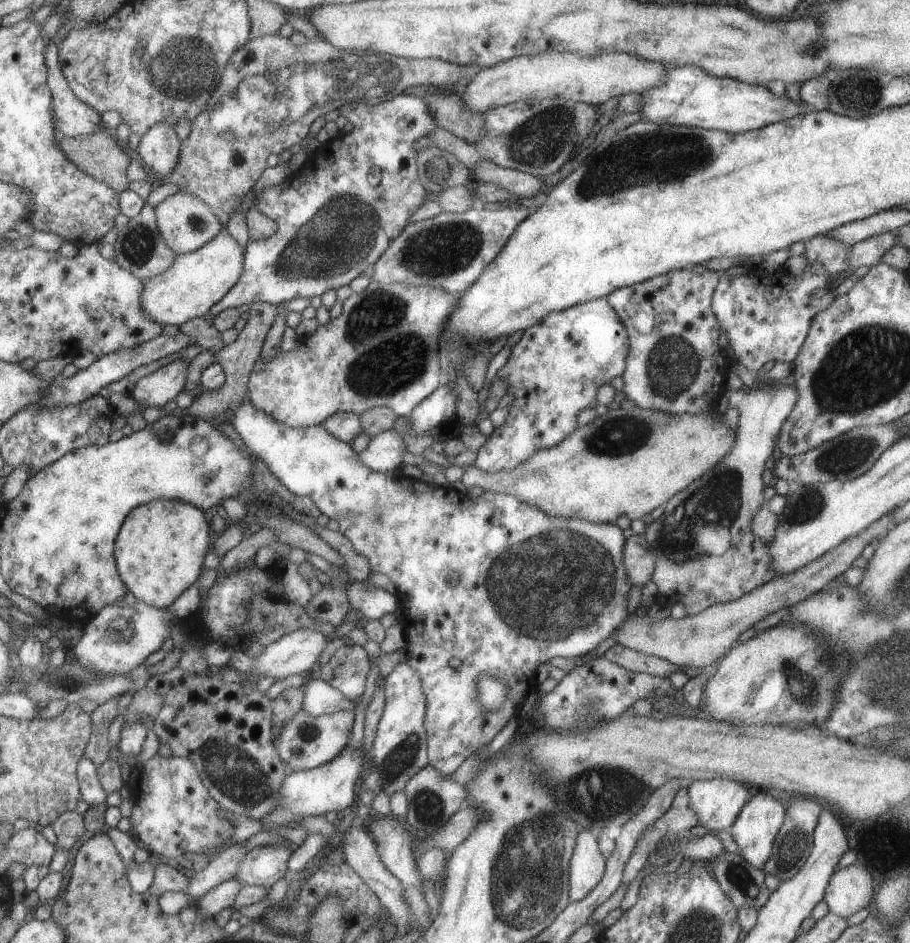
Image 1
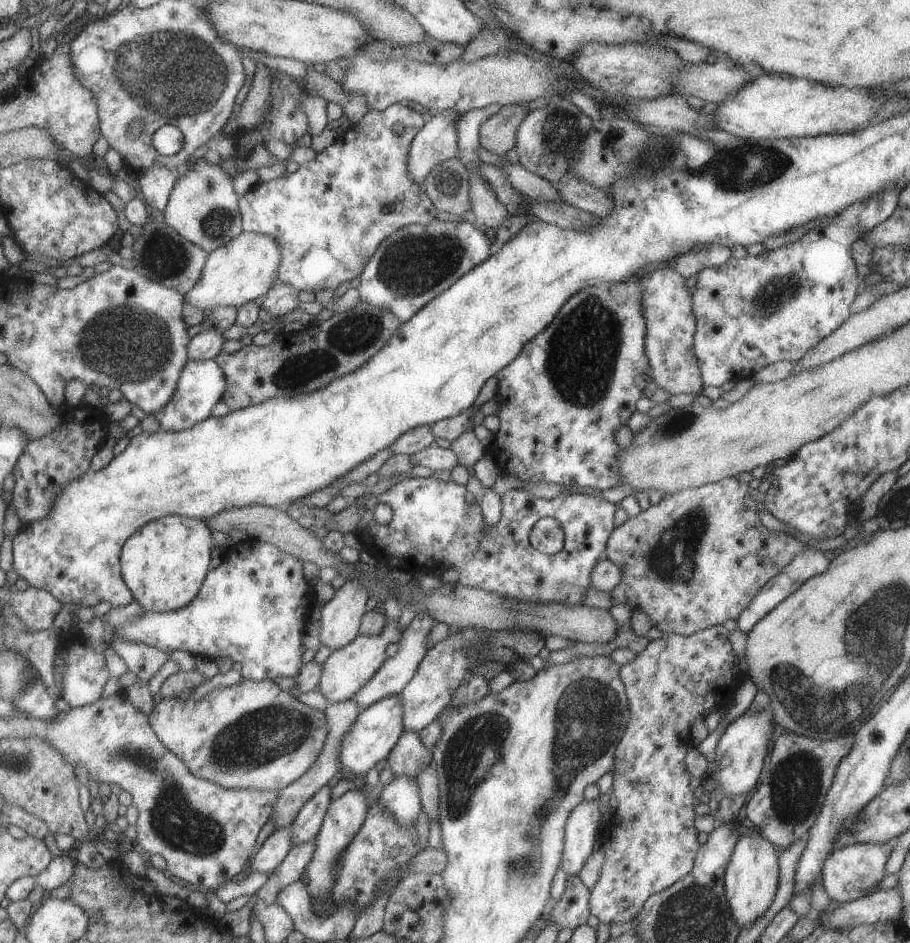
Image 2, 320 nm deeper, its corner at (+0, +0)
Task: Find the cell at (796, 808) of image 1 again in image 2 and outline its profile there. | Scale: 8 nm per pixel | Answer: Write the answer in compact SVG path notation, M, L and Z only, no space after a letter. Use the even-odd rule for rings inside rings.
M791 731L779 734L769 752L769 760L763 763L759 786L743 806L745 822L781 850L803 838L823 806L827 791L833 784L837 764L851 750L853 743L853 735L822 741L811 740Z

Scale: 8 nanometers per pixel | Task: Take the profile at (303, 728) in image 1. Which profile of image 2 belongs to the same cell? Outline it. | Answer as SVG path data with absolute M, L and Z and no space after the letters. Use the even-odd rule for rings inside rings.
M244 678L231 686L222 686L214 688L207 692L200 700L194 700L188 697L186 700L177 697L162 697L159 703L153 705L146 716L149 724L163 746L166 746L181 762L185 763L187 770L194 774L198 779L205 779L222 786L226 789L257 789L280 791L288 784L296 781L310 766L315 762L318 752L322 747L324 736L326 735L326 718L324 714L315 709L311 709L301 703L297 697L294 697L292 691L286 692L280 690L277 684L269 679L262 681L248 681Z

